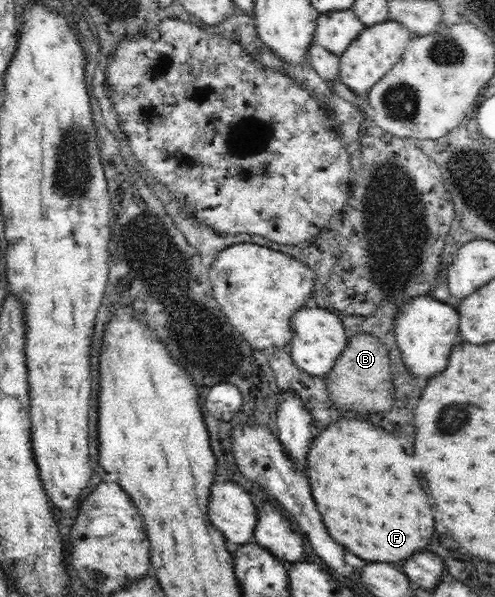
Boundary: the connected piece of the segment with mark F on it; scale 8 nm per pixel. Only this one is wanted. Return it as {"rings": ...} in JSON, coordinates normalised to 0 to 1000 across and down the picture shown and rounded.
{"rings":[[[691,698],[687,705],[667,709],[667,715],[659,715],[646,732],[634,735],[622,762],[618,792],[626,802],[630,832],[642,856],[651,859],[659,886],[679,910],[695,913],[715,930],[739,940],[812,943],[832,926],[865,916],[877,893],[873,846],[865,843],[865,826],[853,819],[828,779],[828,762],[820,762],[816,749],[808,749],[796,725],[784,725],[743,705]]]}

